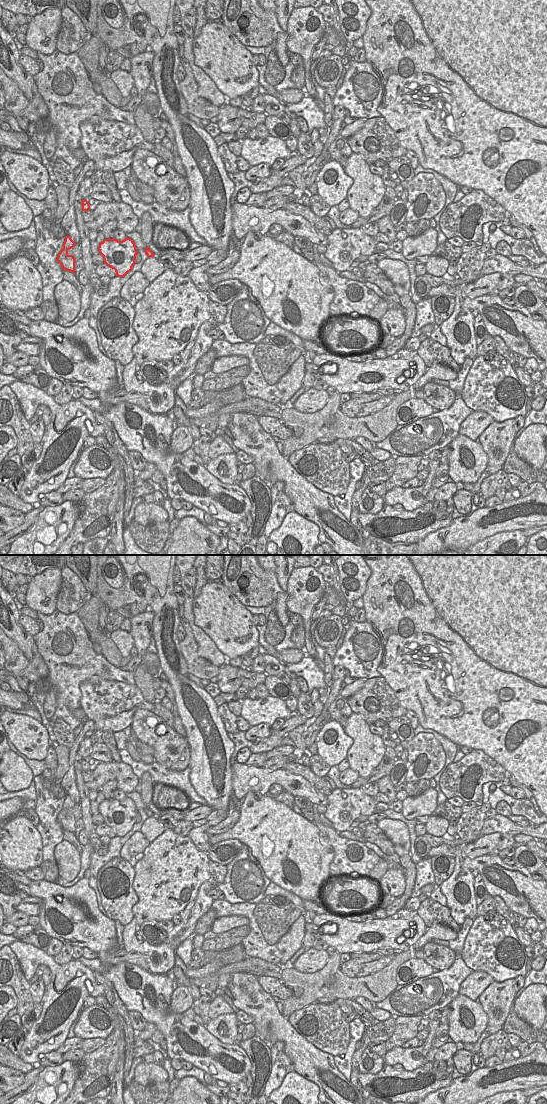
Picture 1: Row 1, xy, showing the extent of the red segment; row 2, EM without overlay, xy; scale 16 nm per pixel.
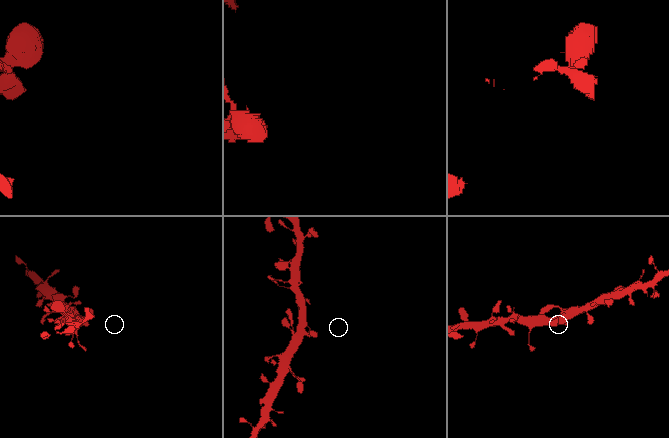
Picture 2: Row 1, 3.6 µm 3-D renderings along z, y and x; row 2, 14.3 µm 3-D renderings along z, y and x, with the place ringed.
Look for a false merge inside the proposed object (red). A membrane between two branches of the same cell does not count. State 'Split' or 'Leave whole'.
Leave whole.

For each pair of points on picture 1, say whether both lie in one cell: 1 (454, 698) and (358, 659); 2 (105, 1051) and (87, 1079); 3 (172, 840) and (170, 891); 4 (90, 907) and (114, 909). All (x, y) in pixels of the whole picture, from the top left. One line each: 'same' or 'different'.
1: different
2: same
3: same
4: different

